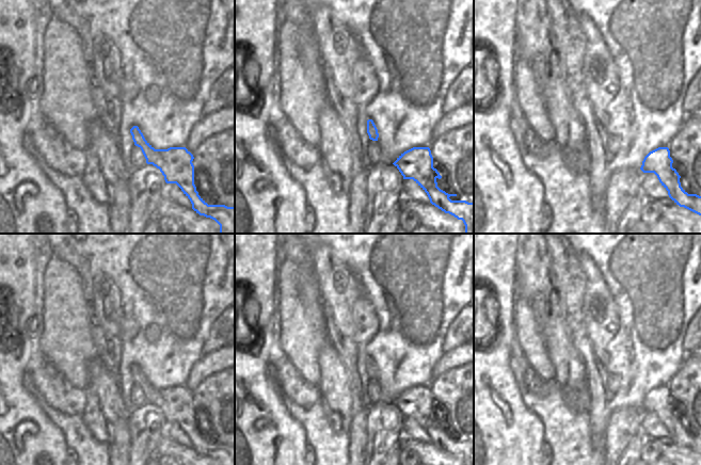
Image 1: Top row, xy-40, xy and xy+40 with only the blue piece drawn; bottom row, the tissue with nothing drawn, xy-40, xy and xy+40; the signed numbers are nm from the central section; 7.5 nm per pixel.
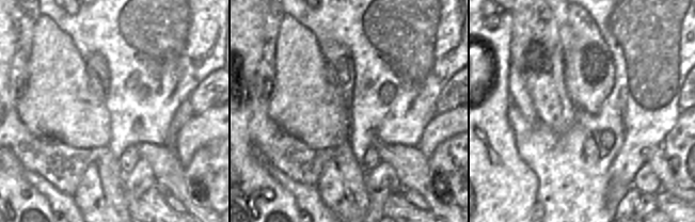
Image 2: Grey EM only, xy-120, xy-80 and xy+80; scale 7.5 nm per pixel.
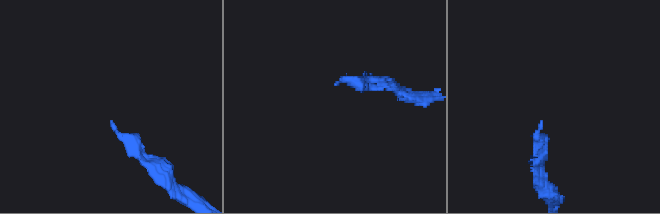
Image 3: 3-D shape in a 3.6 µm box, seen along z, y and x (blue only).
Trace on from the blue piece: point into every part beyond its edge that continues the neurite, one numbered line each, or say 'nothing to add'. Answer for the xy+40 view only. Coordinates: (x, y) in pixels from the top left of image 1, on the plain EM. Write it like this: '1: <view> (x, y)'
nothing to add

